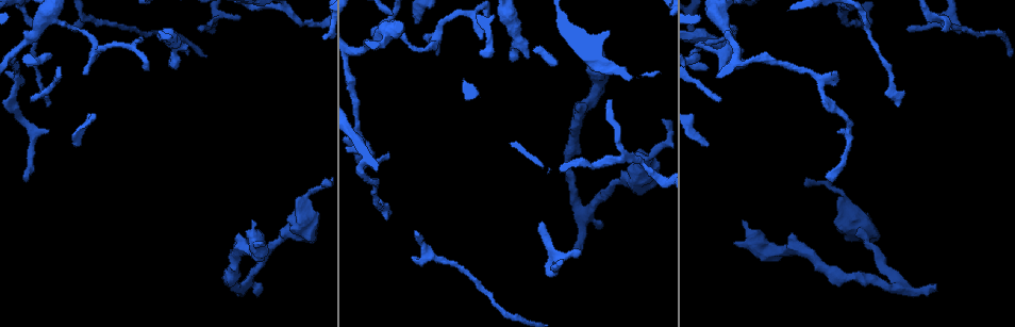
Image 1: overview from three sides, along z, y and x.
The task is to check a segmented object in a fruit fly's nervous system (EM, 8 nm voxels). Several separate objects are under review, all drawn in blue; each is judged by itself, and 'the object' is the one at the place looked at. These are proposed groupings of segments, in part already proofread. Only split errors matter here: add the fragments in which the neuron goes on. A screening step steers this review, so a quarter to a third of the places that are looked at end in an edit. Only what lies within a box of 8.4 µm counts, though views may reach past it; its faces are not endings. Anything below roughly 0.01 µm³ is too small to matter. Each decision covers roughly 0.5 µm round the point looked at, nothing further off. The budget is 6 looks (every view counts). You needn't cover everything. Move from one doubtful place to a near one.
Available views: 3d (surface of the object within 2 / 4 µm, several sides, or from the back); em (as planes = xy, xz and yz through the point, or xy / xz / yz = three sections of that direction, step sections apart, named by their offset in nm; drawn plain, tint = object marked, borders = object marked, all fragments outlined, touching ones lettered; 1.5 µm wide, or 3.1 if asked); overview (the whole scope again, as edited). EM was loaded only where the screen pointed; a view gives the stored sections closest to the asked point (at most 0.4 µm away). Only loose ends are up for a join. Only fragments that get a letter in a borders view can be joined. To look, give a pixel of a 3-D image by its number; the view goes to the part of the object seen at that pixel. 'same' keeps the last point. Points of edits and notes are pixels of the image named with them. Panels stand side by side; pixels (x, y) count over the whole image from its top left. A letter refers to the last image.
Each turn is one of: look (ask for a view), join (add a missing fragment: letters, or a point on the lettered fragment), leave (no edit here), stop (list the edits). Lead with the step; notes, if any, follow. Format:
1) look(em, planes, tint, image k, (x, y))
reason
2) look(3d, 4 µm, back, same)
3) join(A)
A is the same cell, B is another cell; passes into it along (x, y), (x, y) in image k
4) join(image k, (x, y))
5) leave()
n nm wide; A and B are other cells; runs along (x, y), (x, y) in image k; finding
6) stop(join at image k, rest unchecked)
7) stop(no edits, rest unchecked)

look(3d, 2 µm, image 1, (827, 179))
an open end

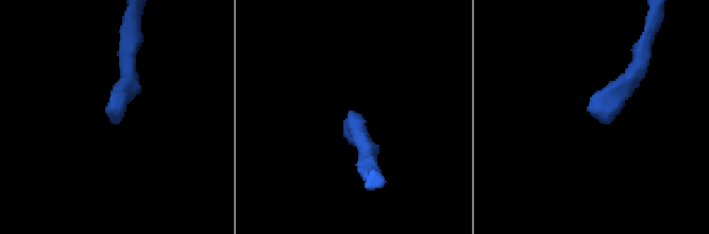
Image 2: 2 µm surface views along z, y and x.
look(em, planes, borders, image 2, (360, 124))

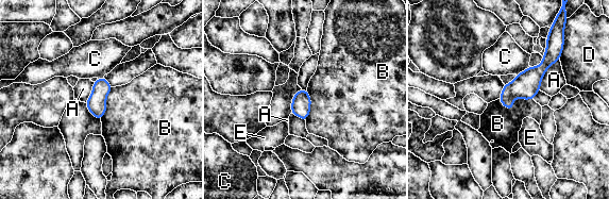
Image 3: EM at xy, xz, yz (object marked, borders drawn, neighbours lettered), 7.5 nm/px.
leave()
A, B, C, D and E are other cells; none of them fits

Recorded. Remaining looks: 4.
look(em, xz, step 8, tint, image 1, (542, 222))
free end

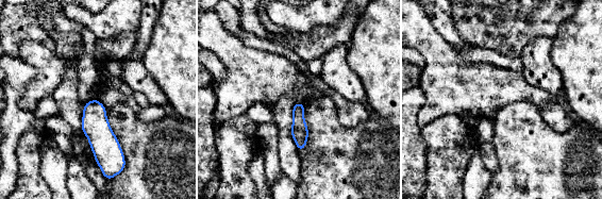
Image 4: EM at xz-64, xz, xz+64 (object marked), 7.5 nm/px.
look(em, planes, borders, same)

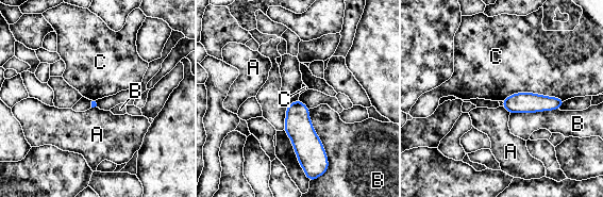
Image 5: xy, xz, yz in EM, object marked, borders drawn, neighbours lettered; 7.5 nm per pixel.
leave()
C touches over 480 nm; A, B and C are other cells; border along (565, 99), (513, 93), (502, 101) in image 5; no lettered fragment goes on from it

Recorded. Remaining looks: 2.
look(em, xz, step 4, borders, image 1, (936, 286))
branch stops here

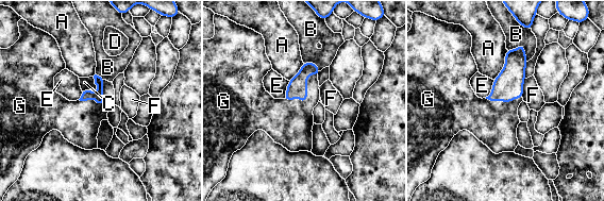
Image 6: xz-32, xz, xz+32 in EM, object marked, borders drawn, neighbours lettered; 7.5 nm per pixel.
look(em, yz, step 4, borders, same)
cut it another way

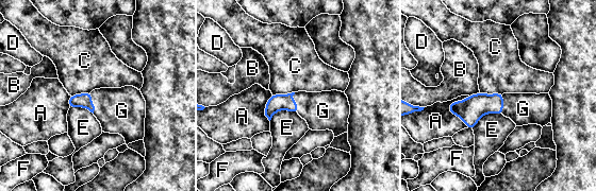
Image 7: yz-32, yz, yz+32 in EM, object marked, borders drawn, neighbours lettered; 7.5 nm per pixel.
join(G)
G is the same cell, A, B, C, D, E and F are other cells; passes into it along (277, 102), (296, 103), (323, 110) in image 7; the neuron continues

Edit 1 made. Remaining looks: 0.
stop(join at image 7, rest unchecked)

